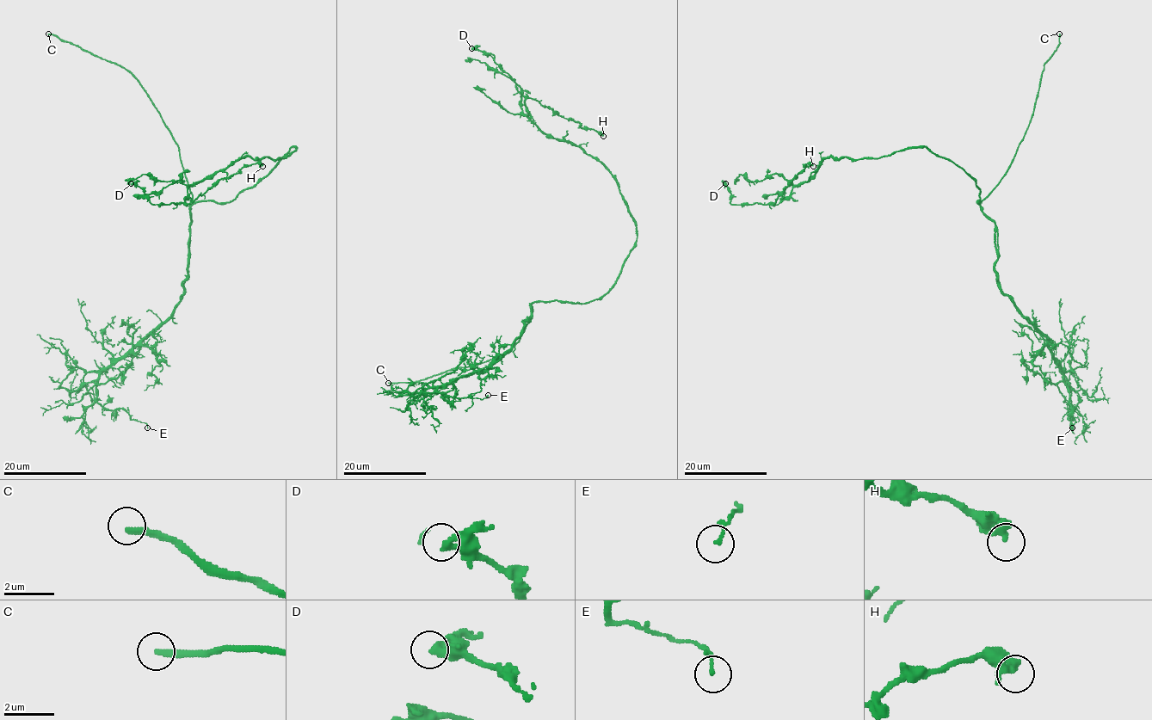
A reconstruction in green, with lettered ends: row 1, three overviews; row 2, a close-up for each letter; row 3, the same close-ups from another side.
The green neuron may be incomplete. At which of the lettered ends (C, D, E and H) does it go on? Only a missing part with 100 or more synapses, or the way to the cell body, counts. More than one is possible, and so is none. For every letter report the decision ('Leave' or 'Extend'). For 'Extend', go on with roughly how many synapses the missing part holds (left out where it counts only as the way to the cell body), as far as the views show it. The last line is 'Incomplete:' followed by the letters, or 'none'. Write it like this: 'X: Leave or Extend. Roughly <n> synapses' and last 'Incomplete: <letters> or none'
C: Extend
D: Leave
E: Leave
H: Leave
Incomplete: C

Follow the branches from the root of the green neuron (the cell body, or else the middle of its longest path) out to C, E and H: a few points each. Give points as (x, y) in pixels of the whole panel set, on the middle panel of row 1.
C: (598, 298), (586, 303), (533, 302), (519, 340), (499, 357), (452, 368), (418, 382), (388, 383)
E: (598, 298), (534, 301), (529, 321), (508, 351), (487, 369), (437, 389), (457, 398), (488, 395)
H: (598, 298), (634, 246), (634, 218), (615, 176), (578, 146), (548, 136), (525, 100), (603, 136)

